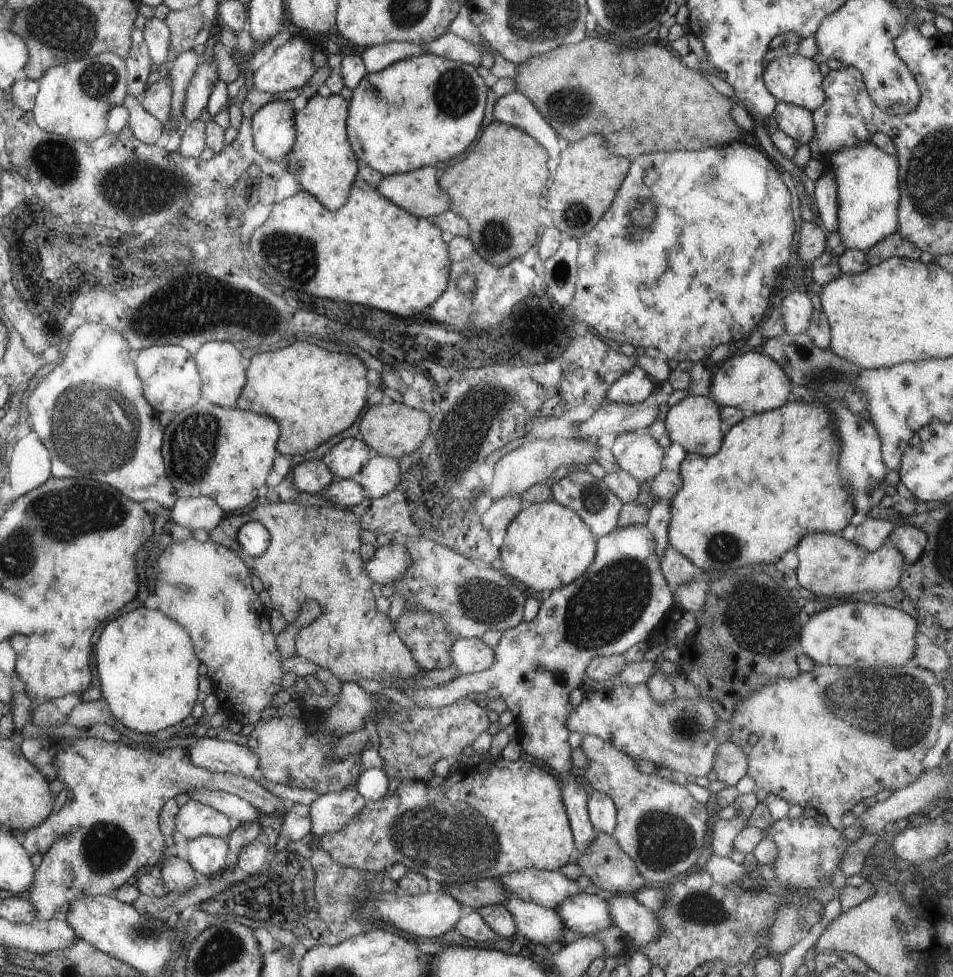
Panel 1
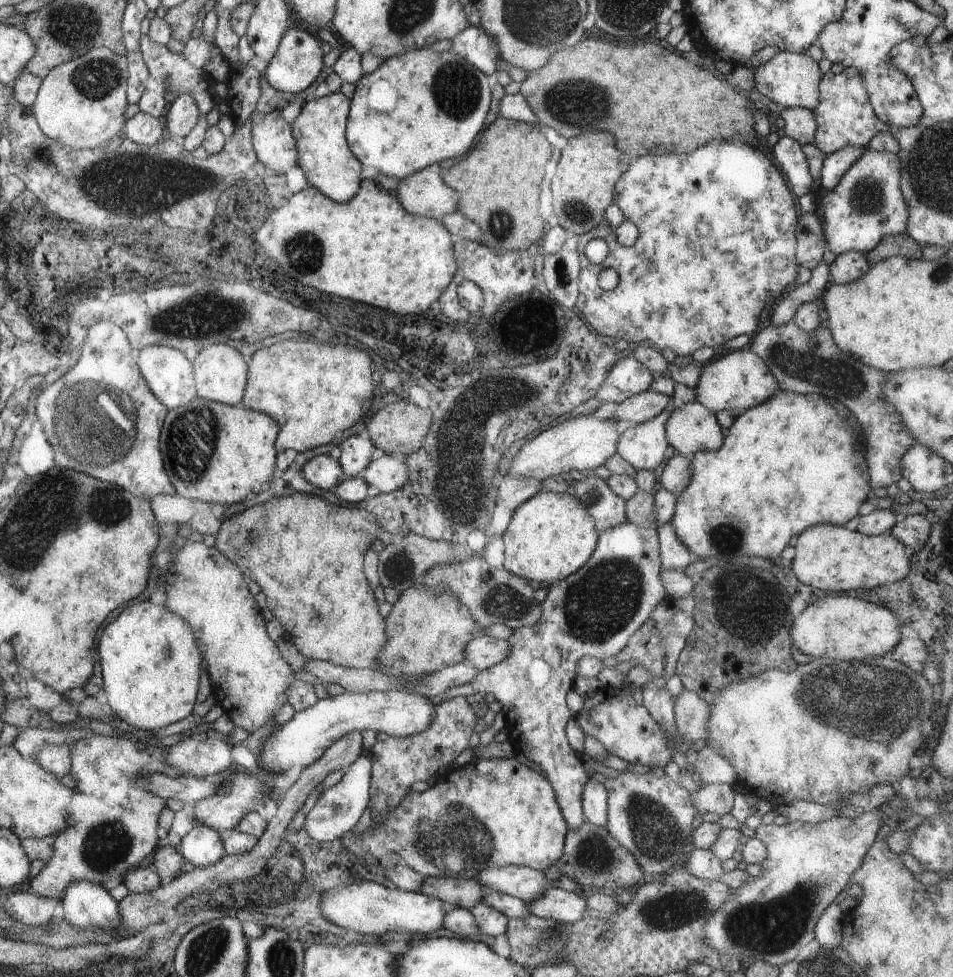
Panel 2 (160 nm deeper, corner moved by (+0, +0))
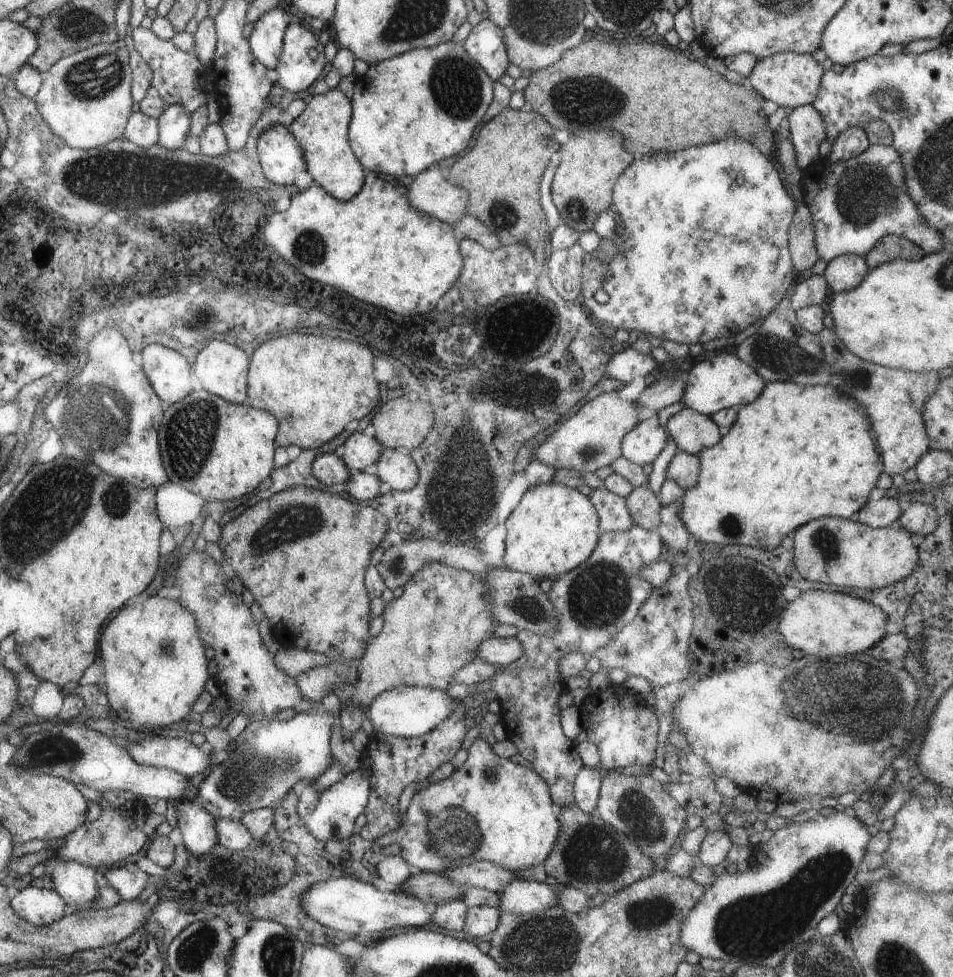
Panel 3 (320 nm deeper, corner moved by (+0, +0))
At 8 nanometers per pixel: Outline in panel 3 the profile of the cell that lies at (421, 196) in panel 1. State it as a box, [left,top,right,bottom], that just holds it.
[407,164,469,225]

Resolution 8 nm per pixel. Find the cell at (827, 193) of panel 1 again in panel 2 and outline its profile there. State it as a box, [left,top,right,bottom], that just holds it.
[820,146,864,192]

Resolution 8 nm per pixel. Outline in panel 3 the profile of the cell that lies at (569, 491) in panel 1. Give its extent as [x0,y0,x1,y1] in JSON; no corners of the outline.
[588,488,635,533]

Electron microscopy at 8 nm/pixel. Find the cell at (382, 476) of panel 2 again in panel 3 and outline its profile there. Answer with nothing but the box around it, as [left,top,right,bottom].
[377,449,418,490]

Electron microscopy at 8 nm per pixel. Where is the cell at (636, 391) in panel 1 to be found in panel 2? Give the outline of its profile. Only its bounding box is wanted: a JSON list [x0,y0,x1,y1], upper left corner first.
[604,354,655,395]

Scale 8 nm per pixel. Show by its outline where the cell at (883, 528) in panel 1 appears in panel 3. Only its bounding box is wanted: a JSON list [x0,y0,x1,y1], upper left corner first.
[849,497,901,528]

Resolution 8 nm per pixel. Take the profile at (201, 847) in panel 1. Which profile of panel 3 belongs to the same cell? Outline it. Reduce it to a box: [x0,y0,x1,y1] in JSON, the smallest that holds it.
[176,800,218,856]

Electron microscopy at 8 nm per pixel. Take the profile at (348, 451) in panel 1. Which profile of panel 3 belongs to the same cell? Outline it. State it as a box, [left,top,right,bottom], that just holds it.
[341,432,382,476]

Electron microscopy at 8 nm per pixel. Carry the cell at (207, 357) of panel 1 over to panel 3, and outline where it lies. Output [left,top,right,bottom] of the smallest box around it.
[194,340,250,405]

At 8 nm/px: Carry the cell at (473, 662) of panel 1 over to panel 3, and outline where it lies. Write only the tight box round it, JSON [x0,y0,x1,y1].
[480,636,525,667]

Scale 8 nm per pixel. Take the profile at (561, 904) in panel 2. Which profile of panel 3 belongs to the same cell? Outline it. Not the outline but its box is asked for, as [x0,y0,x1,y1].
[496,879,557,914]

